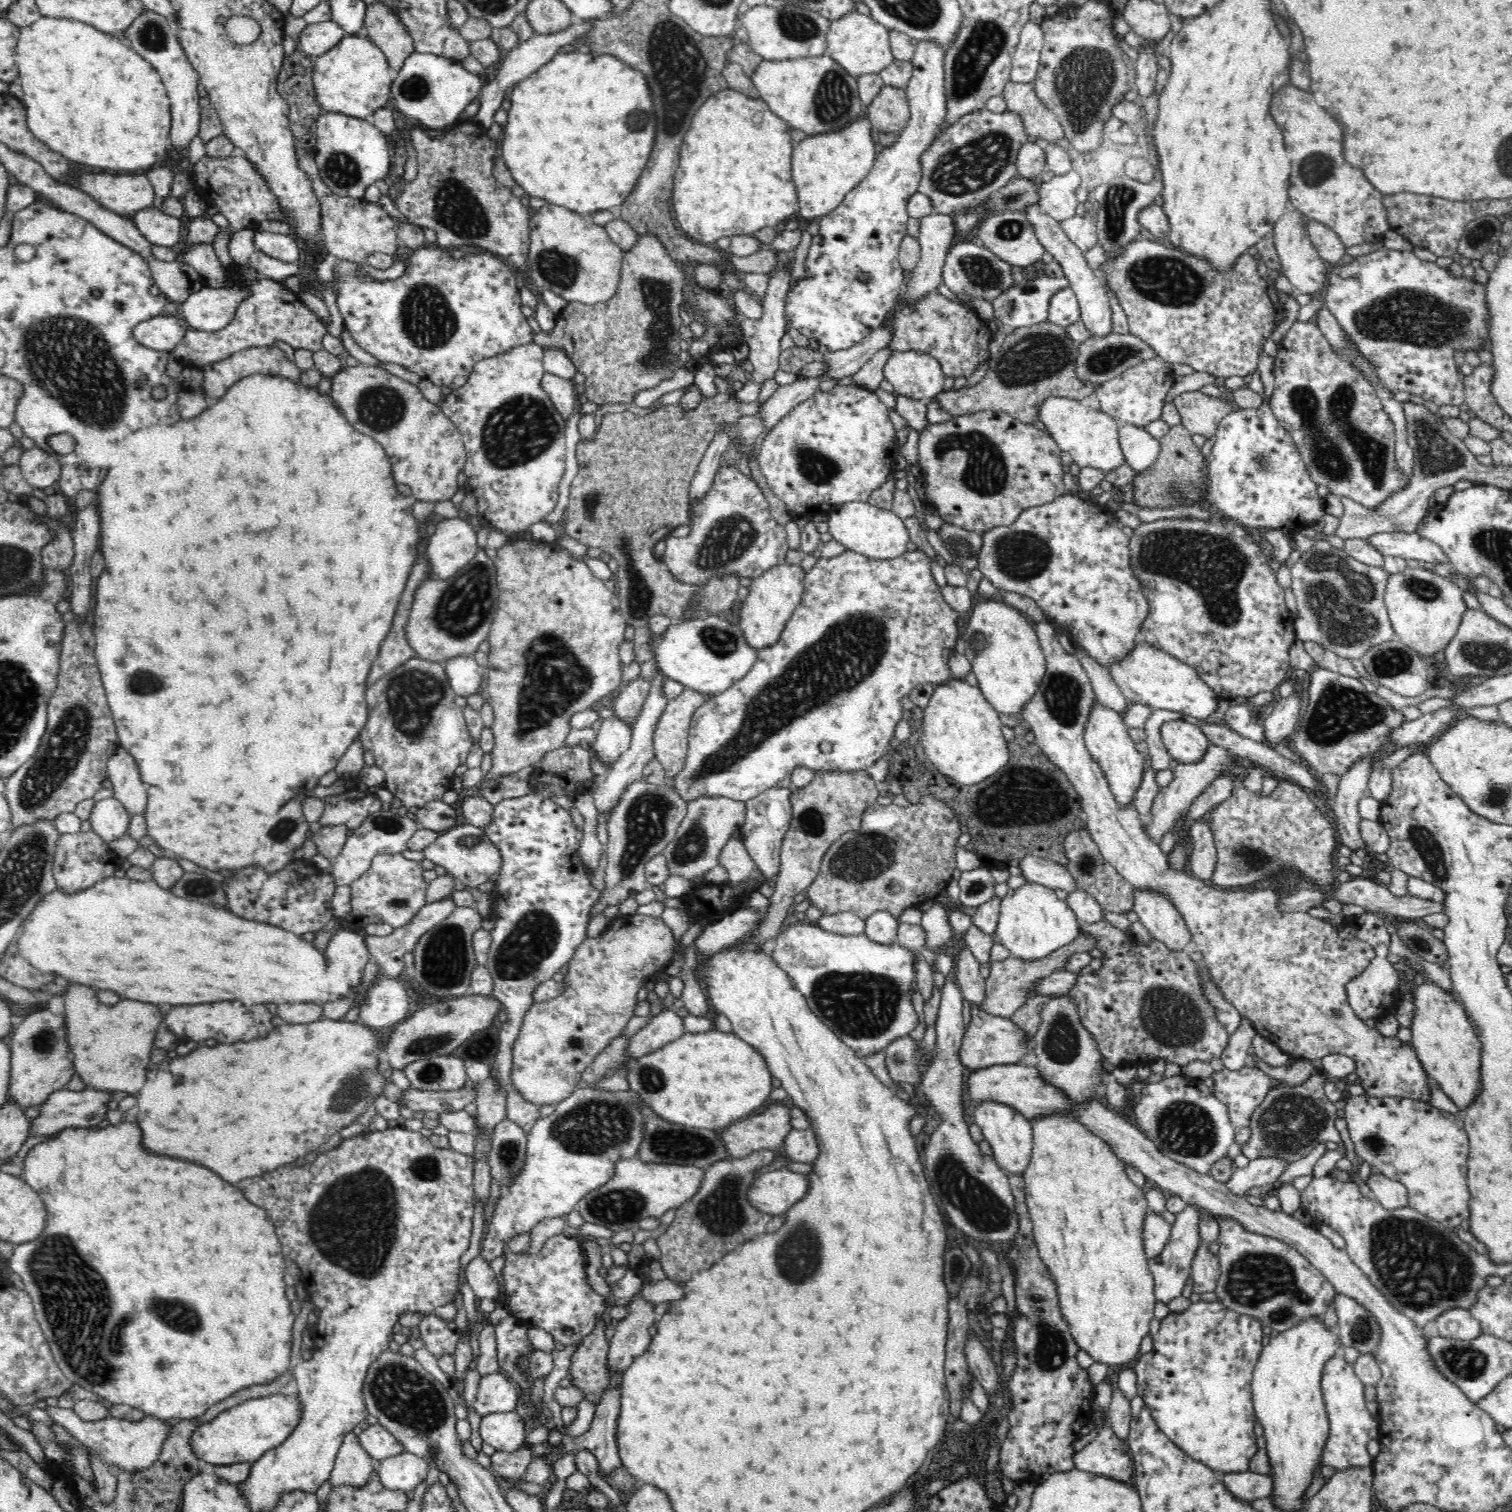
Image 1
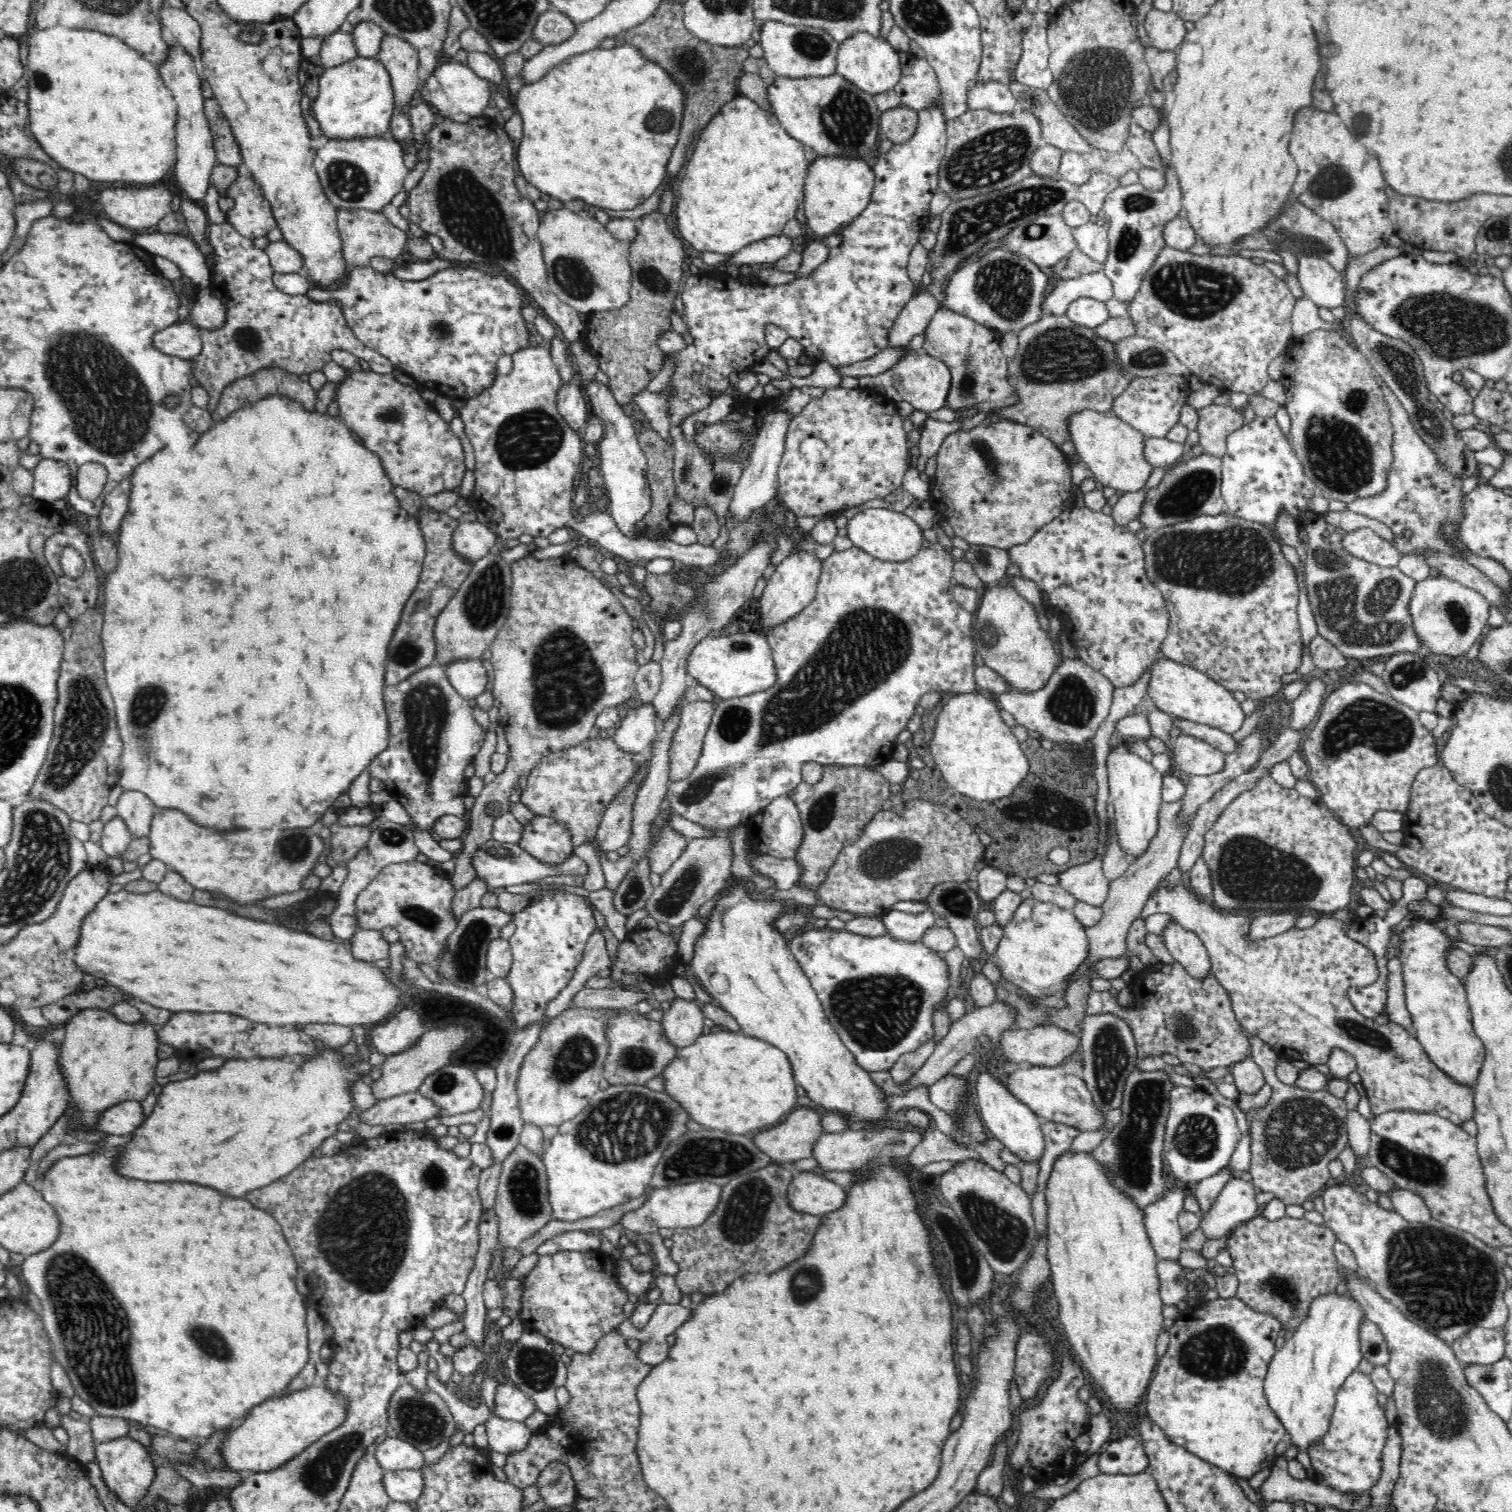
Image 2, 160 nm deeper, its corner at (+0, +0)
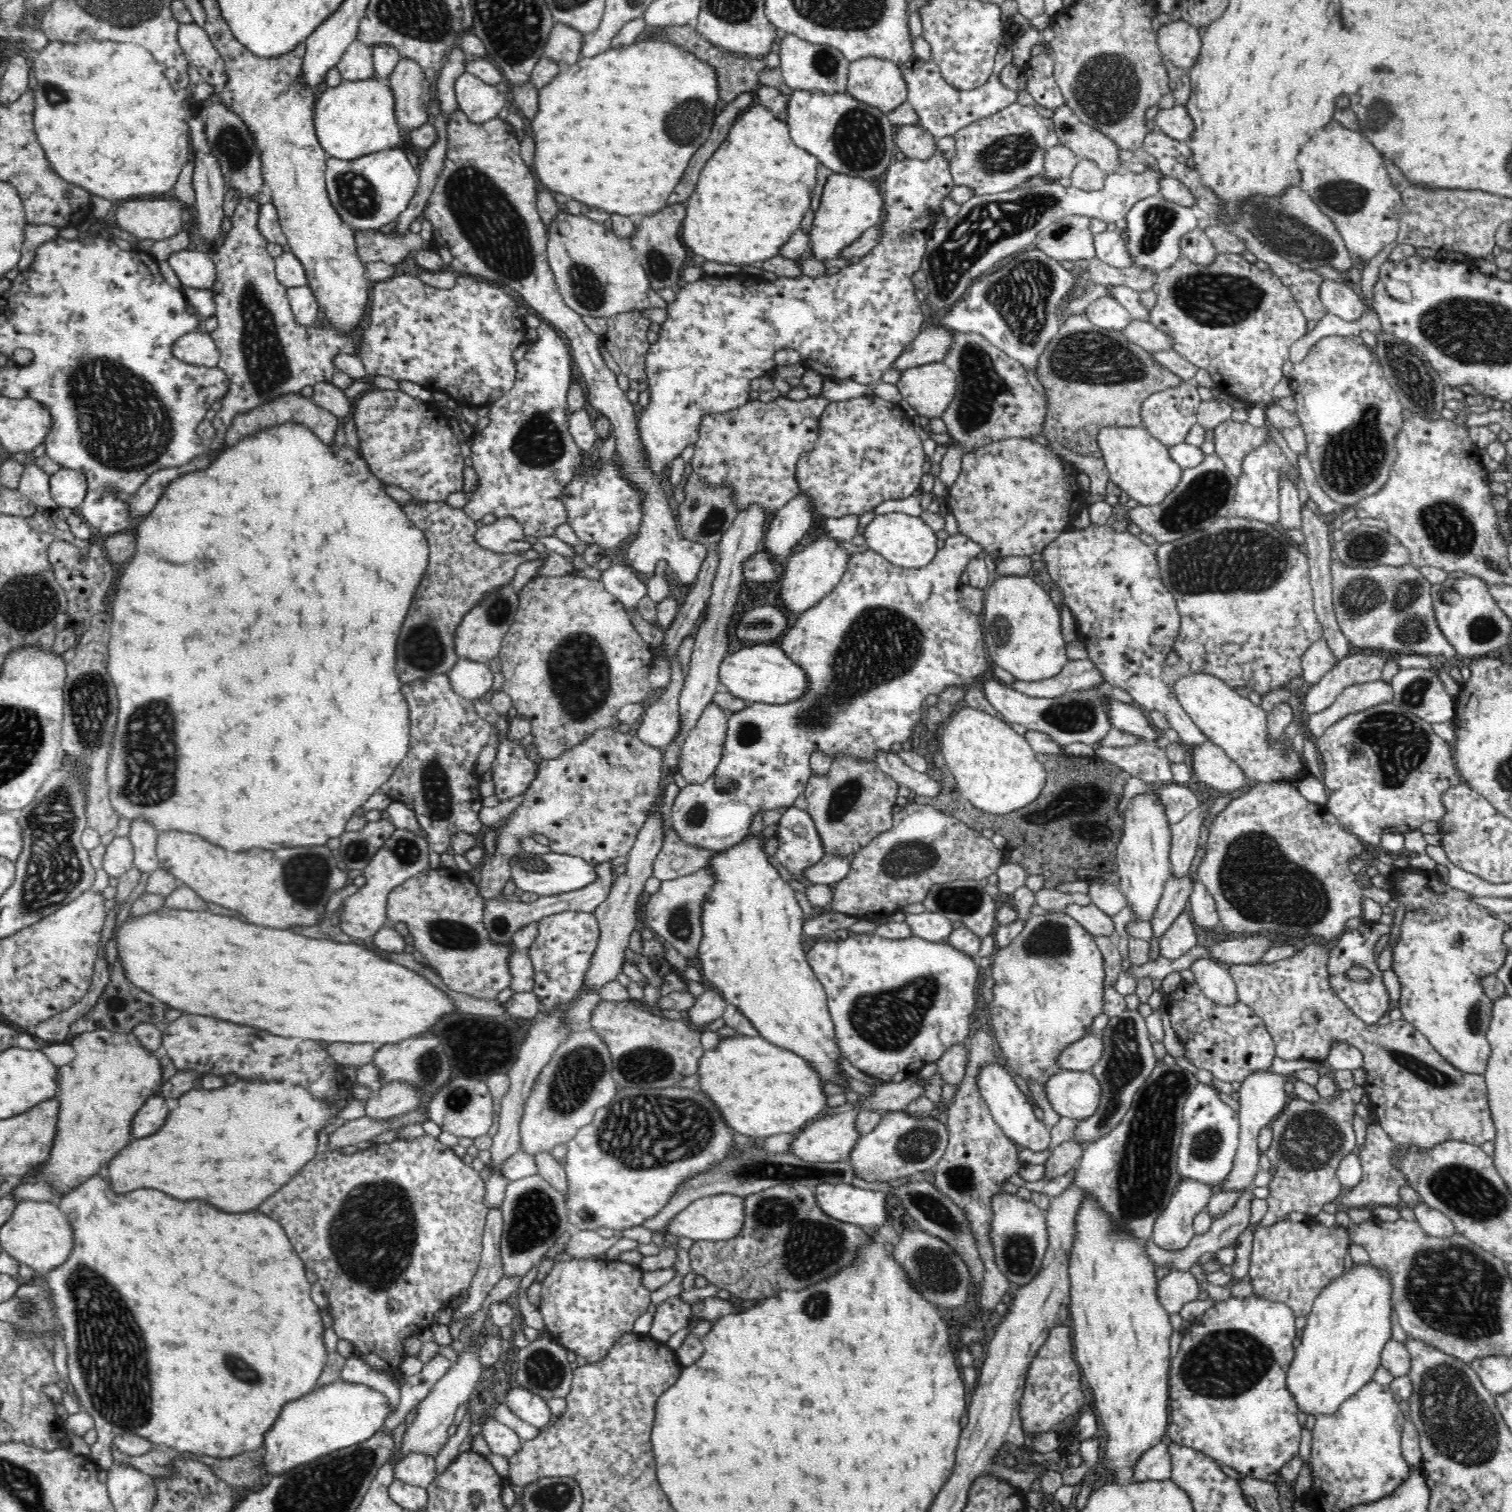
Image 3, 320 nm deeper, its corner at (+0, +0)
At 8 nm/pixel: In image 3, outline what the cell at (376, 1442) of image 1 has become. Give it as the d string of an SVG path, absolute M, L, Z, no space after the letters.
M408 1452L394 1464L392 1470L394 1478L416 1487L428 1489L434 1480L436 1462L431 1456L419 1452Z

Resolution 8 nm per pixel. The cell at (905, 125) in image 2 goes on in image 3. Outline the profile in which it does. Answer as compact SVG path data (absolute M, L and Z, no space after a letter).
M922 126L895 127L894 142L905 156L926 160L934 153L937 146L936 138Z

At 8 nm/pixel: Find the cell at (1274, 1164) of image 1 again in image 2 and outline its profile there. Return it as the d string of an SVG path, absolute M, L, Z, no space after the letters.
M1236 1177L1228 1180L1201 1218L1200 1226L1205 1236L1210 1240L1227 1238L1232 1228L1259 1216L1255 1190L1252 1181Z

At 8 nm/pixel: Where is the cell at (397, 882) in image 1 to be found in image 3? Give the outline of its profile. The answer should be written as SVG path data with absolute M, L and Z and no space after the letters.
M447 867L422 870L391 889L386 901L388 920L408 924L416 950L424 954L426 964L432 966L450 990L496 1000L500 990L510 989L508 954L515 946L490 939L490 931L482 923L486 900L476 893L467 872Z

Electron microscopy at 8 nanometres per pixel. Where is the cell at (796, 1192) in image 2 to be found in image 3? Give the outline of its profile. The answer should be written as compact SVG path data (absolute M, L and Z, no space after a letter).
M825 1182L816 1184L811 1190L819 1210L836 1220L866 1228L882 1228L890 1224L890 1209L884 1192Z

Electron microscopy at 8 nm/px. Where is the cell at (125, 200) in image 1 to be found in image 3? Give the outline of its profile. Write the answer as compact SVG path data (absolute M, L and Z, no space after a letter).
M136 198L118 203L117 226L129 238L166 240L176 236L185 223L182 221L184 204L178 200Z

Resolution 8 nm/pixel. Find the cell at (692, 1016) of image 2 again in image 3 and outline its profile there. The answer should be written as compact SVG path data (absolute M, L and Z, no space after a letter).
M714 988L704 991L694 1000L694 1007L686 1013L687 1026L691 1030L702 1031L715 1020L723 1019L727 1002L722 999L722 994Z

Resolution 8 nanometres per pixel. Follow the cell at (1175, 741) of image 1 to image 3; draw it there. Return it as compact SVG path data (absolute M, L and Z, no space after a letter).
M1206 741L1204 744L1194 745L1189 750L1192 758L1190 766L1198 780L1210 784L1219 794L1240 796L1244 788L1248 788L1244 771L1219 746Z

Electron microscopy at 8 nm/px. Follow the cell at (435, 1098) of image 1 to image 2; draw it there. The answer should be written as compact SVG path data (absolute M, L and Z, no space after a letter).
M416 1091L378 1101L374 1106L359 1111L359 1120L370 1126L404 1125L425 1122L438 1114L436 1103Z

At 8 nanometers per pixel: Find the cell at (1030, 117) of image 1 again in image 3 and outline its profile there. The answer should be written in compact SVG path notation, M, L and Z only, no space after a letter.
M1066 104L1054 112L1052 120L1060 144L1070 148L1077 157L1094 160L1106 174L1116 172L1120 156L1114 140L1084 125Z

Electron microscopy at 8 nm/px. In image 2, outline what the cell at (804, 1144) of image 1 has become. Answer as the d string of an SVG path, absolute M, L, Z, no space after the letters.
M879 1128L870 1131L870 1129L858 1129L839 1132L826 1132L817 1140L813 1147L813 1156L818 1165L827 1170L836 1170L836 1172L850 1172L850 1168L862 1168L862 1164L870 1164L870 1157L880 1157L881 1160L898 1160L898 1158L908 1158L916 1146L923 1141L923 1134L912 1129Z

